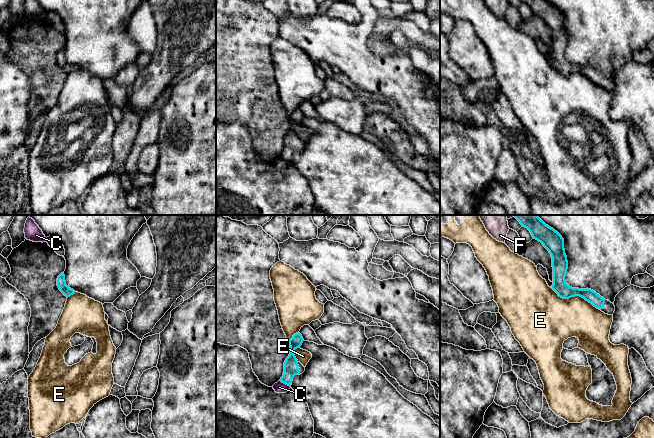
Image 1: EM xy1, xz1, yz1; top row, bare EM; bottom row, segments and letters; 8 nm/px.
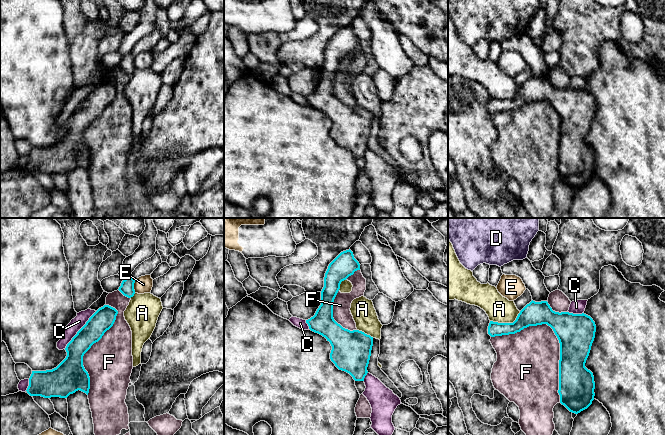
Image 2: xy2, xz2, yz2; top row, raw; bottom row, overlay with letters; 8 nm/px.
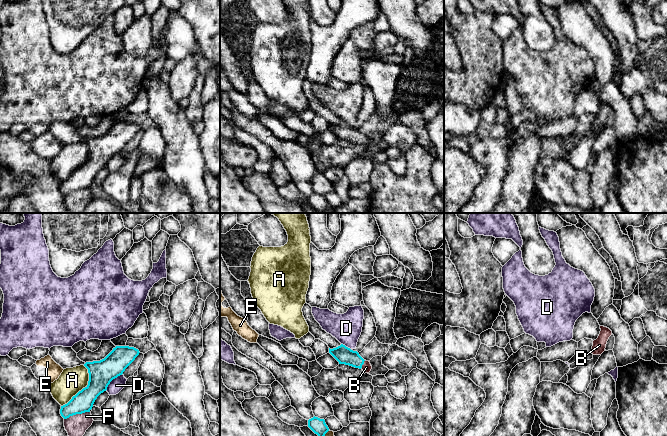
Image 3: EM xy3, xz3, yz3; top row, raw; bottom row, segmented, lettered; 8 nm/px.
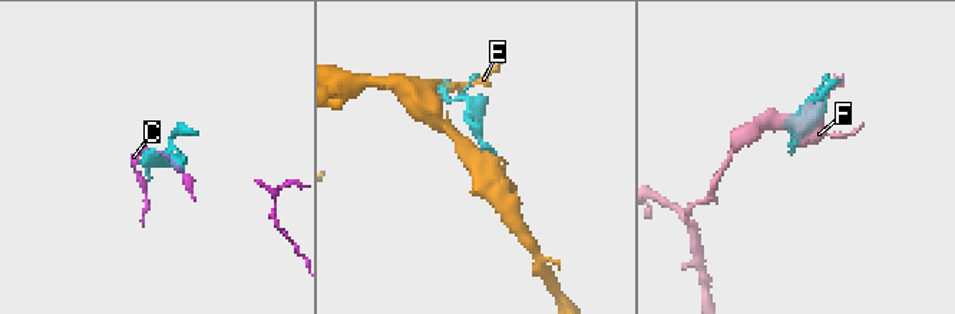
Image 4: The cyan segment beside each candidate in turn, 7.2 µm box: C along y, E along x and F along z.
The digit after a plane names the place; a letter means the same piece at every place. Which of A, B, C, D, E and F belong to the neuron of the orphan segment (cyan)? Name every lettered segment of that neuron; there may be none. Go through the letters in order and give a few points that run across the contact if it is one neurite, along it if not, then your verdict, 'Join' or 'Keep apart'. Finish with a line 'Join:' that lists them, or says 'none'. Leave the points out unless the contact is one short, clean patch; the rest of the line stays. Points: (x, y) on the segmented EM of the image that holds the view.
A: Keep apart
B: Line: xz3 (344, 355), (363, 363), (366, 367). Join
C: Keep apart
D: Line: xy3 (122, 373), (115, 377), (105, 390). Keep apart
E: Keep apart
F: Keep apart
Join: B

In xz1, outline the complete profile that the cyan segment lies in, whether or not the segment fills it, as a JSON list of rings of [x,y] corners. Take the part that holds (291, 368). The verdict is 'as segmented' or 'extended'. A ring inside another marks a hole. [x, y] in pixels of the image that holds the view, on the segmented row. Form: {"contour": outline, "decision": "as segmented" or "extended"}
{"contour": [[[296,333],[288,341],[290,354],[284,362],[284,373],[279,381],[291,387],[295,375],[300,375],[305,371],[305,367],[296,359],[293,351],[300,348],[304,339],[300,333]]], "decision": "extended"}

